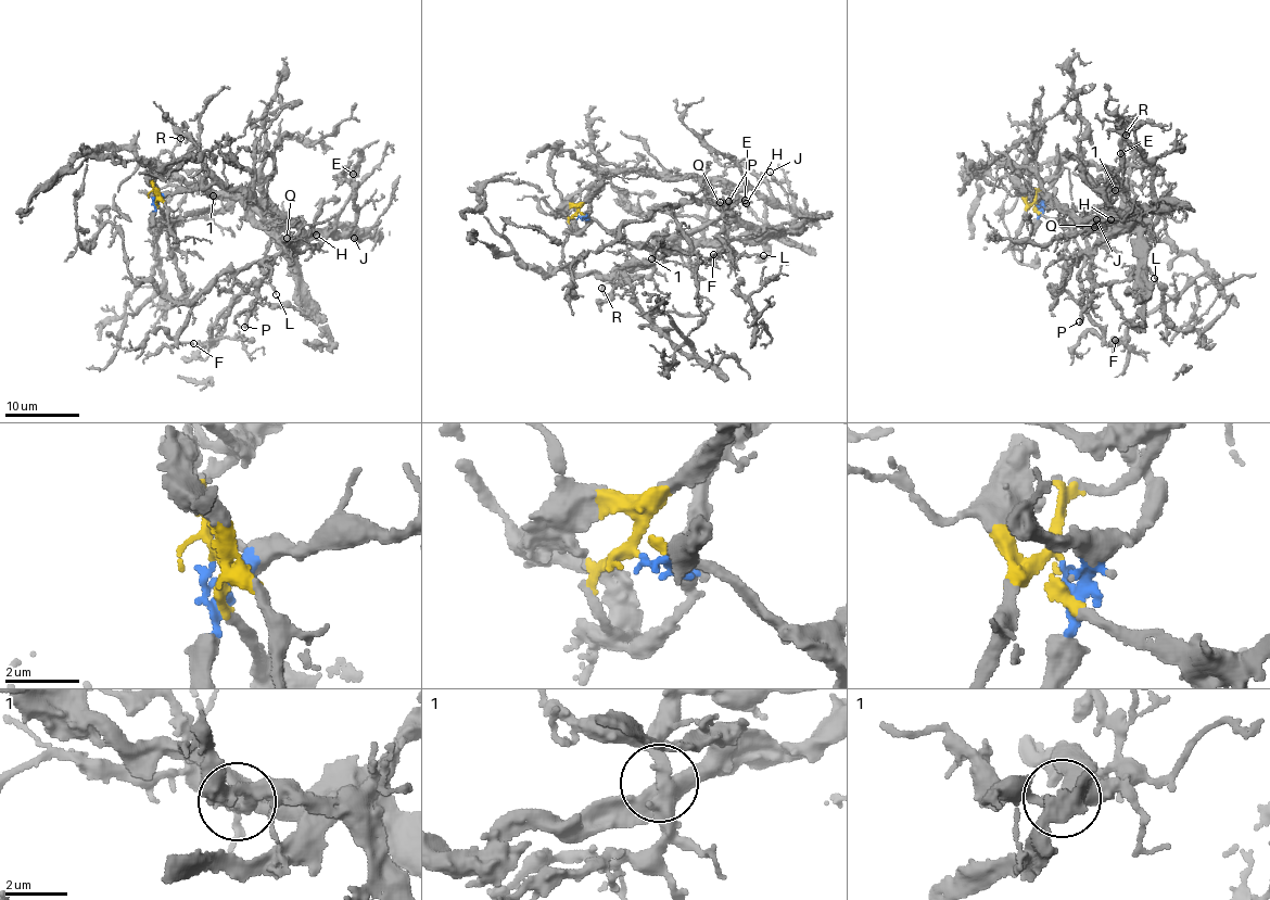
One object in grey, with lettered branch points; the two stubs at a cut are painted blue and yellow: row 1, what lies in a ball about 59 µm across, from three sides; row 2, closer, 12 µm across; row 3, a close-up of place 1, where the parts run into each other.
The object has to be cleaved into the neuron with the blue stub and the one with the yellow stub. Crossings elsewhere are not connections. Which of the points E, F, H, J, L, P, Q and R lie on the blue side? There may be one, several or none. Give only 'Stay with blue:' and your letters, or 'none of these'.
Stay with blue: E, F, H, J, L, P, Q, R

